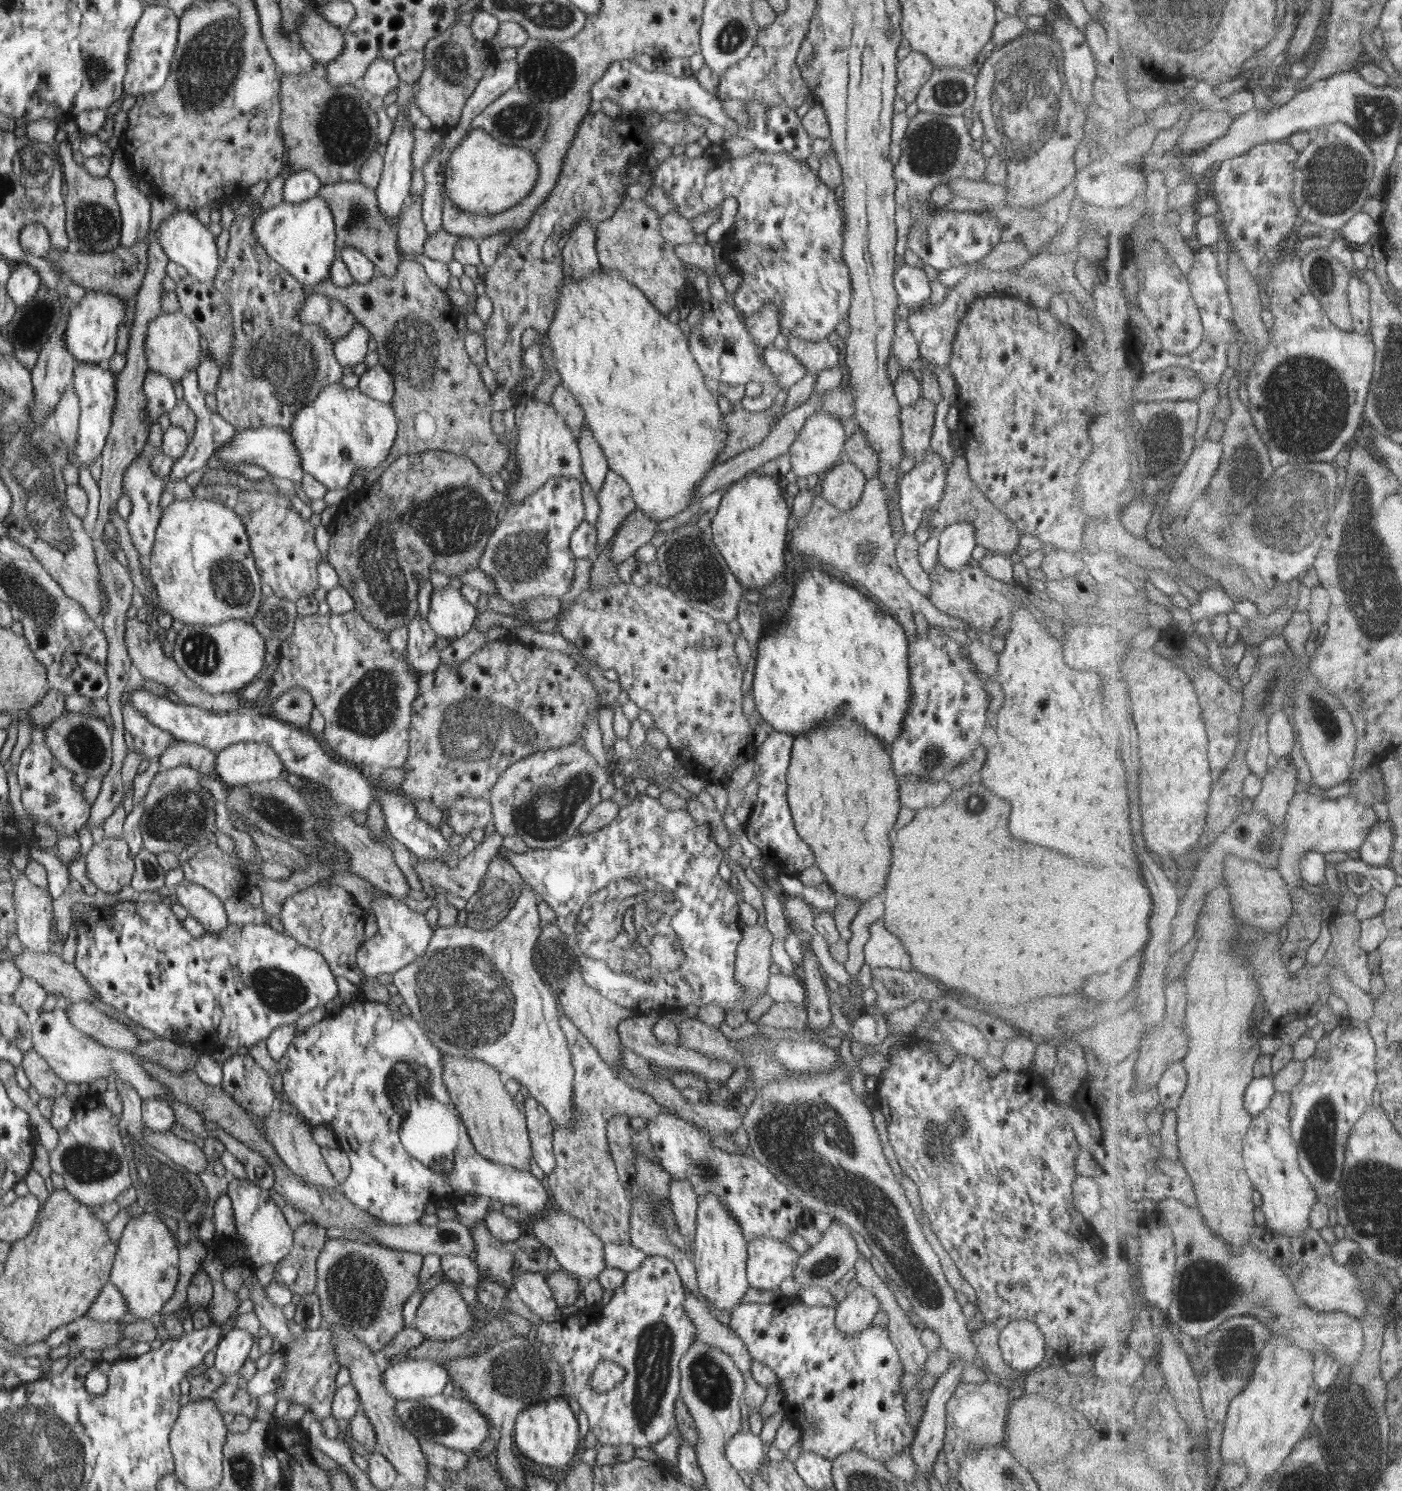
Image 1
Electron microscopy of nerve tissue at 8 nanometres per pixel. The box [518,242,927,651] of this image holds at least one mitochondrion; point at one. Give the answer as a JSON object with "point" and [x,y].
{"point":[698,574]}

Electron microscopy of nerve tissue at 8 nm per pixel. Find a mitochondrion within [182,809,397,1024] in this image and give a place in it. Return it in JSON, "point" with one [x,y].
{"point":[281,991]}

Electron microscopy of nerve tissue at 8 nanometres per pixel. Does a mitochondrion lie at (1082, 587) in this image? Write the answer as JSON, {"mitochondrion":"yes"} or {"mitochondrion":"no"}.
{"mitochondrion":"no"}

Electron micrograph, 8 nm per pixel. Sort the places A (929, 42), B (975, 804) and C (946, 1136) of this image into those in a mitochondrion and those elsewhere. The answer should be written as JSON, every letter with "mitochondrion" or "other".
{"A":"other","B":"mitochondrion","C":"mitochondrion"}

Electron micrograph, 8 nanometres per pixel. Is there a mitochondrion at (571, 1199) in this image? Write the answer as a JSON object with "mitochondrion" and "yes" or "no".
{"mitochondrion":"no"}

